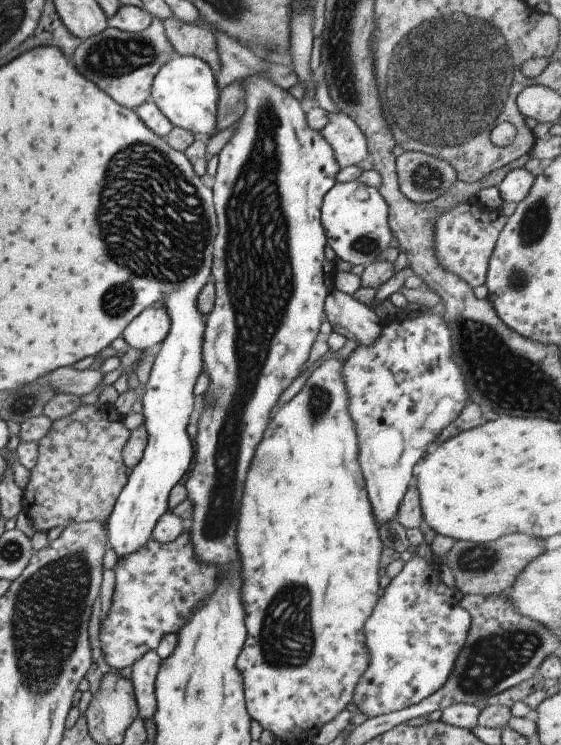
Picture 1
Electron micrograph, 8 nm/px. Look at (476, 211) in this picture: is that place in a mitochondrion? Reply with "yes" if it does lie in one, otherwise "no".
no

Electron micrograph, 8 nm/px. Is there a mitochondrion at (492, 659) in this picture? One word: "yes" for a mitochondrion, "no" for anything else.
yes

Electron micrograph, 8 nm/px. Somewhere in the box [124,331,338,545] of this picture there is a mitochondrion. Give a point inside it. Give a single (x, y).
(319, 400)

